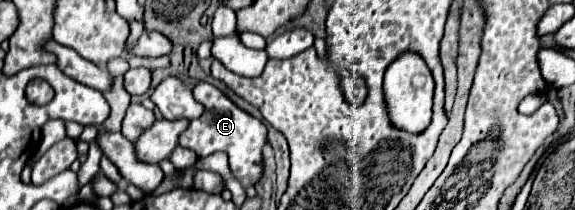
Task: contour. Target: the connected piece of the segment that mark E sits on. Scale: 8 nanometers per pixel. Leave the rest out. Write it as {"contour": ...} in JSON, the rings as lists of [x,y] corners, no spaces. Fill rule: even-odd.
{"contour":[[[203,81],[203,83],[197,85],[197,99],[203,101],[207,111],[199,119],[191,121],[187,131],[181,135],[179,143],[187,149],[193,149],[199,157],[207,157],[215,151],[227,151],[229,165],[231,165],[231,171],[235,173],[235,177],[237,179],[249,177],[251,183],[255,183],[263,173],[263,169],[261,169],[261,149],[267,143],[265,125],[259,119],[255,119],[251,113],[237,107],[221,89],[217,89],[211,83]]]}

